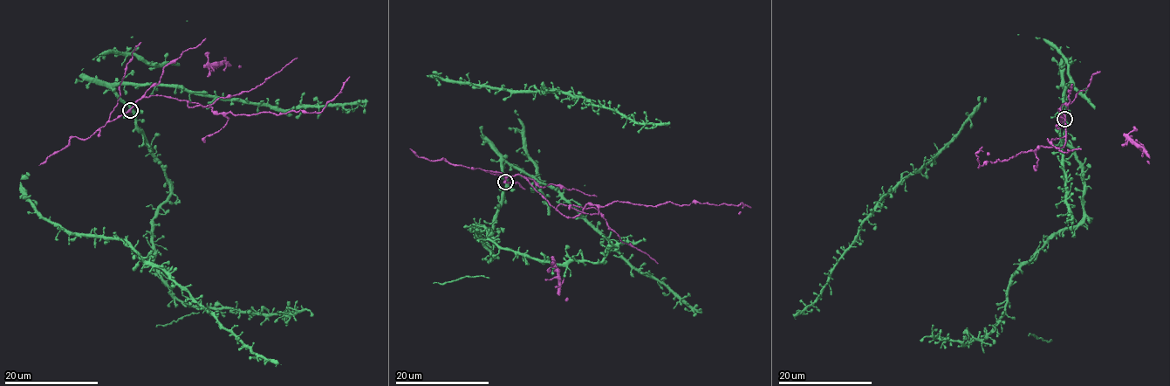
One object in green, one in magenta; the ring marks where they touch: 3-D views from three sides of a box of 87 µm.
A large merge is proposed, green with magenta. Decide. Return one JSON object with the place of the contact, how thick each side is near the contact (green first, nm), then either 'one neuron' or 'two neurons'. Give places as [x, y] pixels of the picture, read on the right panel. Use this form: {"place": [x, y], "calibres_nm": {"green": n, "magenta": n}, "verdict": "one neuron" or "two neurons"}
{"place": [1064, 119], "calibres_nm": {"green": 400, "magenta": 320}, "verdict": "one neuron"}

